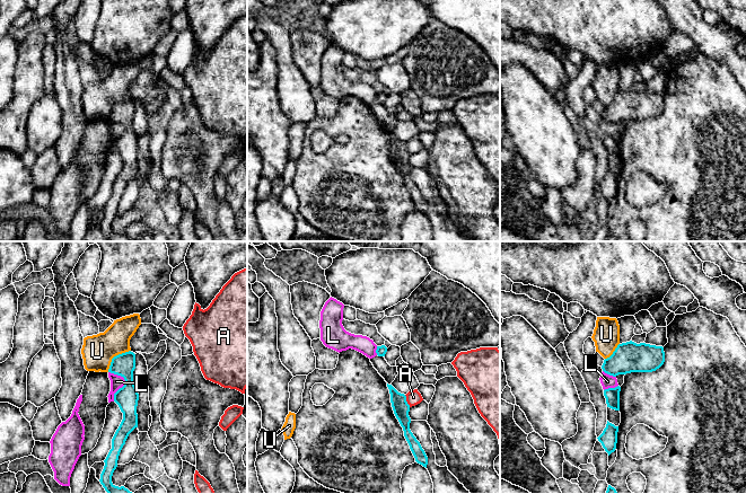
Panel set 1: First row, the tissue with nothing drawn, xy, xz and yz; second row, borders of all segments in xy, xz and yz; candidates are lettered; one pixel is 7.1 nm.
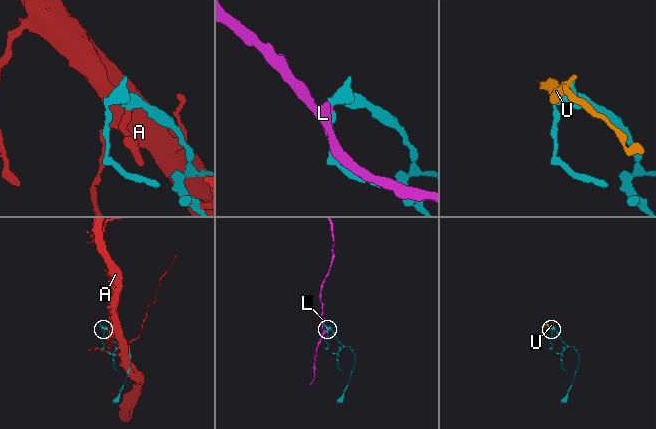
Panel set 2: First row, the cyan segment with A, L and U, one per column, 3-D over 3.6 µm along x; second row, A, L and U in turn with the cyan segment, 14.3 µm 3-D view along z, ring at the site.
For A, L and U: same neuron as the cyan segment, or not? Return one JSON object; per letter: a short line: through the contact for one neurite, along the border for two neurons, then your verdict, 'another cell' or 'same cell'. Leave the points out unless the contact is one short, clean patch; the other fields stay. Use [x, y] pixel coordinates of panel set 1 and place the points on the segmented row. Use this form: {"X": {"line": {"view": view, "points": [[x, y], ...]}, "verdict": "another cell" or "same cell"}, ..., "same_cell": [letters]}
{"A": {"verdict": "another cell"}, "L": {"line": {"view": "xy", "points": [[108, 371], [120, 375], [124, 380], [114, 394], [113, 400]]}, "verdict": "another cell"}, "U": {"verdict": "another cell"}, "same_cell": []}

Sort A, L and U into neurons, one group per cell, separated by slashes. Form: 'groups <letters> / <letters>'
groups A / L / U

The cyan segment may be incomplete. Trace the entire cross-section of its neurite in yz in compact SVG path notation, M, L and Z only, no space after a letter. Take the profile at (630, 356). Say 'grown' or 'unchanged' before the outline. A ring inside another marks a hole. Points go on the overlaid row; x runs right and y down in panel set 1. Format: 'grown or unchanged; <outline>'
unchanged; M630 341L618 344L613 354L604 360L602 369L605 373L616 377L631 372L652 372L664 362L662 346Z

